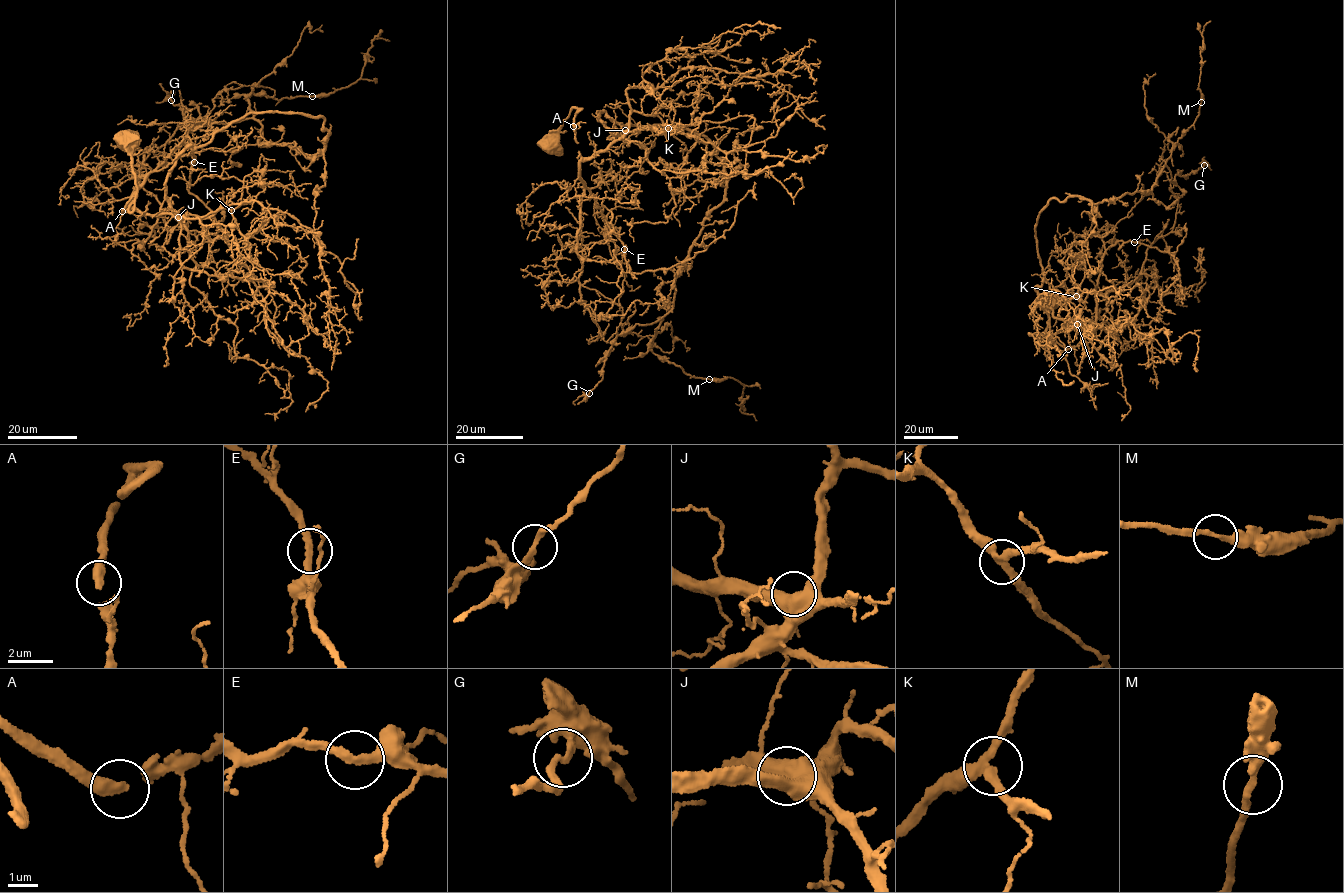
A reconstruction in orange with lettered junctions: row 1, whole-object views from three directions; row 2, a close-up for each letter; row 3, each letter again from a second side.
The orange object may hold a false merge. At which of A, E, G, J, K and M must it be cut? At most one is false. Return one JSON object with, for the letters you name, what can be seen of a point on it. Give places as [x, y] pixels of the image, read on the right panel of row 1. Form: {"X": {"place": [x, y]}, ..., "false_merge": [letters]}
{"false_merge": []}

